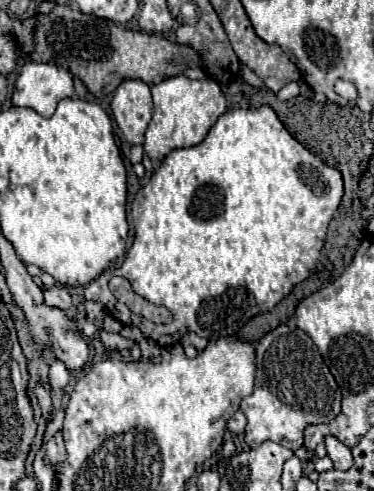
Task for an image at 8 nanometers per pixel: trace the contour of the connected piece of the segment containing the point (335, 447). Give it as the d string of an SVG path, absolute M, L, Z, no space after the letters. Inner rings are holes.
M326 437L326 449L328 449L328 457L332 459L334 463L334 469L350 469L352 467L352 453L346 445L342 445L338 439L334 437Z

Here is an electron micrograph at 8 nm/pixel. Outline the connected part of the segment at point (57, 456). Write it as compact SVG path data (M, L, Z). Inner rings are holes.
M58 433L54 439L50 439L48 441L48 445L46 445L46 453L48 453L48 459L50 459L50 463L56 467L60 461L64 461L66 459L66 449L64 449L64 439L62 439L62 435Z

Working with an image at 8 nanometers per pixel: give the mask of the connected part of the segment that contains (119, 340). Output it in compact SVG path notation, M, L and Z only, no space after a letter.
M102 331L102 333L100 333L100 341L104 343L104 347L114 349L114 351L132 349L132 345L134 345L132 339L126 339L126 337L118 335L118 333L108 333L108 331Z

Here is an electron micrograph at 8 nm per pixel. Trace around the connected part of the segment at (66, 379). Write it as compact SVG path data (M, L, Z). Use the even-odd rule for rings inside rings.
M60 361L50 363L50 373L48 373L48 387L50 389L64 389L70 383L70 373Z

